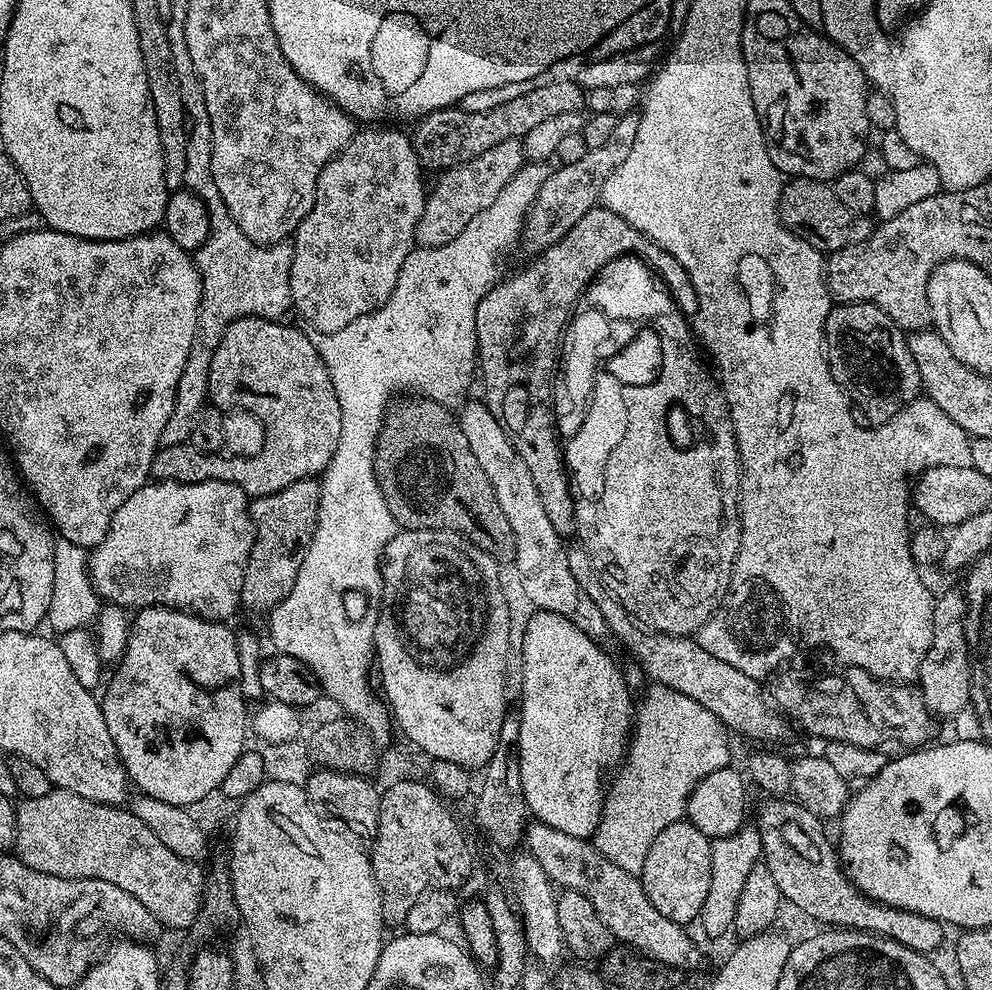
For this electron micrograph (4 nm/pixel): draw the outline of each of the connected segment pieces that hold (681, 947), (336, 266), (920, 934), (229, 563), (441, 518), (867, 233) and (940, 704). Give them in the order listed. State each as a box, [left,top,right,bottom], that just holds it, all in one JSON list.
[[522,822,700,970],[290,126,426,332],[758,798,942,953],[88,480,256,622],[374,398,516,565],[780,176,874,254],[918,591,972,717]]

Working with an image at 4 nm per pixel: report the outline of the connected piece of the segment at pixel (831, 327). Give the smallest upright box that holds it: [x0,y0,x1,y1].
[824,303,921,426]

